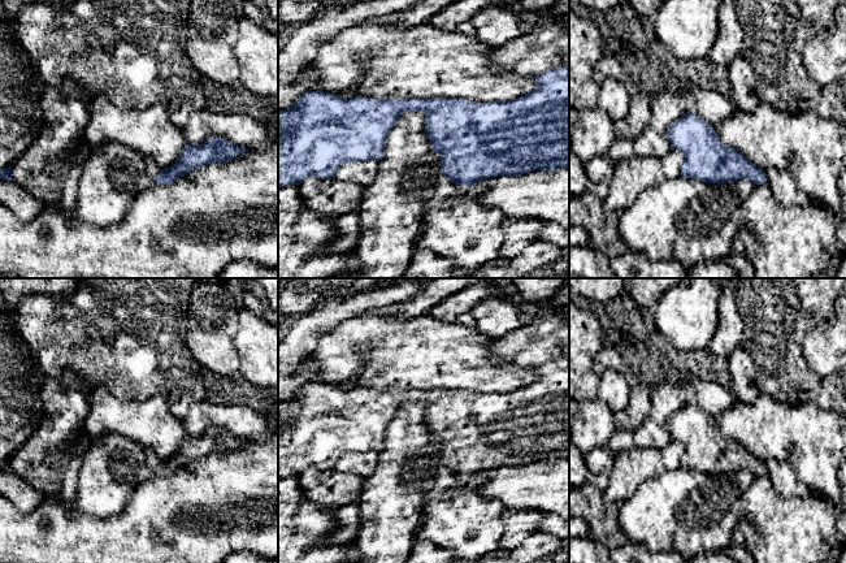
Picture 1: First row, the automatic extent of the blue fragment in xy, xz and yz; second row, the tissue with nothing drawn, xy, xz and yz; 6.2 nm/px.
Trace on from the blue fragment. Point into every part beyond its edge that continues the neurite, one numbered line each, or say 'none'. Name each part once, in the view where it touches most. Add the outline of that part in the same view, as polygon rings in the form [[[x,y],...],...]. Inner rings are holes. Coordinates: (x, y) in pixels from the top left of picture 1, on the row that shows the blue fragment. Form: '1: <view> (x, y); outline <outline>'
1: xz (446, 191); outline [[[441,174],[439,182],[435,187],[434,196],[425,203],[425,211],[437,208],[437,209],[448,209],[454,205],[454,202],[469,194],[472,187],[455,185],[447,179],[446,176]]]

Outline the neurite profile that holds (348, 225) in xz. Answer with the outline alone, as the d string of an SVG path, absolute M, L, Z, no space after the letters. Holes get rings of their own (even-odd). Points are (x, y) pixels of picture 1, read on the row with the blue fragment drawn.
M357 212L344 213L334 218L338 238L321 250L321 254L344 254L351 252L357 244L360 237L360 218Z

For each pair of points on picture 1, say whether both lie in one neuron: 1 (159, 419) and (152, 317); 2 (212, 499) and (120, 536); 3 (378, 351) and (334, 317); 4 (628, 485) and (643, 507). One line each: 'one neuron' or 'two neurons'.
1: two neurons
2: one neuron
3: two neurons
4: two neurons

